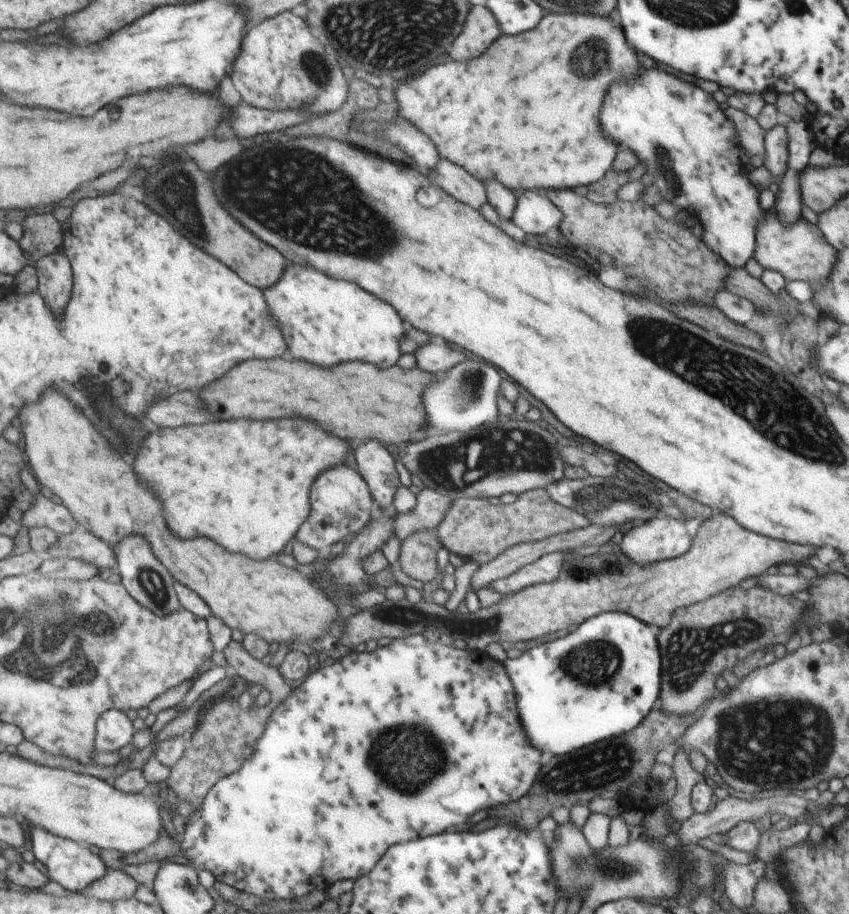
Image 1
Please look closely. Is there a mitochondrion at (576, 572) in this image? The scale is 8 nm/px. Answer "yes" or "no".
yes

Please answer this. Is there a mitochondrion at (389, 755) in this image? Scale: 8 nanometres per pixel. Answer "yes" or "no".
yes

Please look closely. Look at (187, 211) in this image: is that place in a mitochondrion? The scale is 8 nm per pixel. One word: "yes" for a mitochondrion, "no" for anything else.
yes

